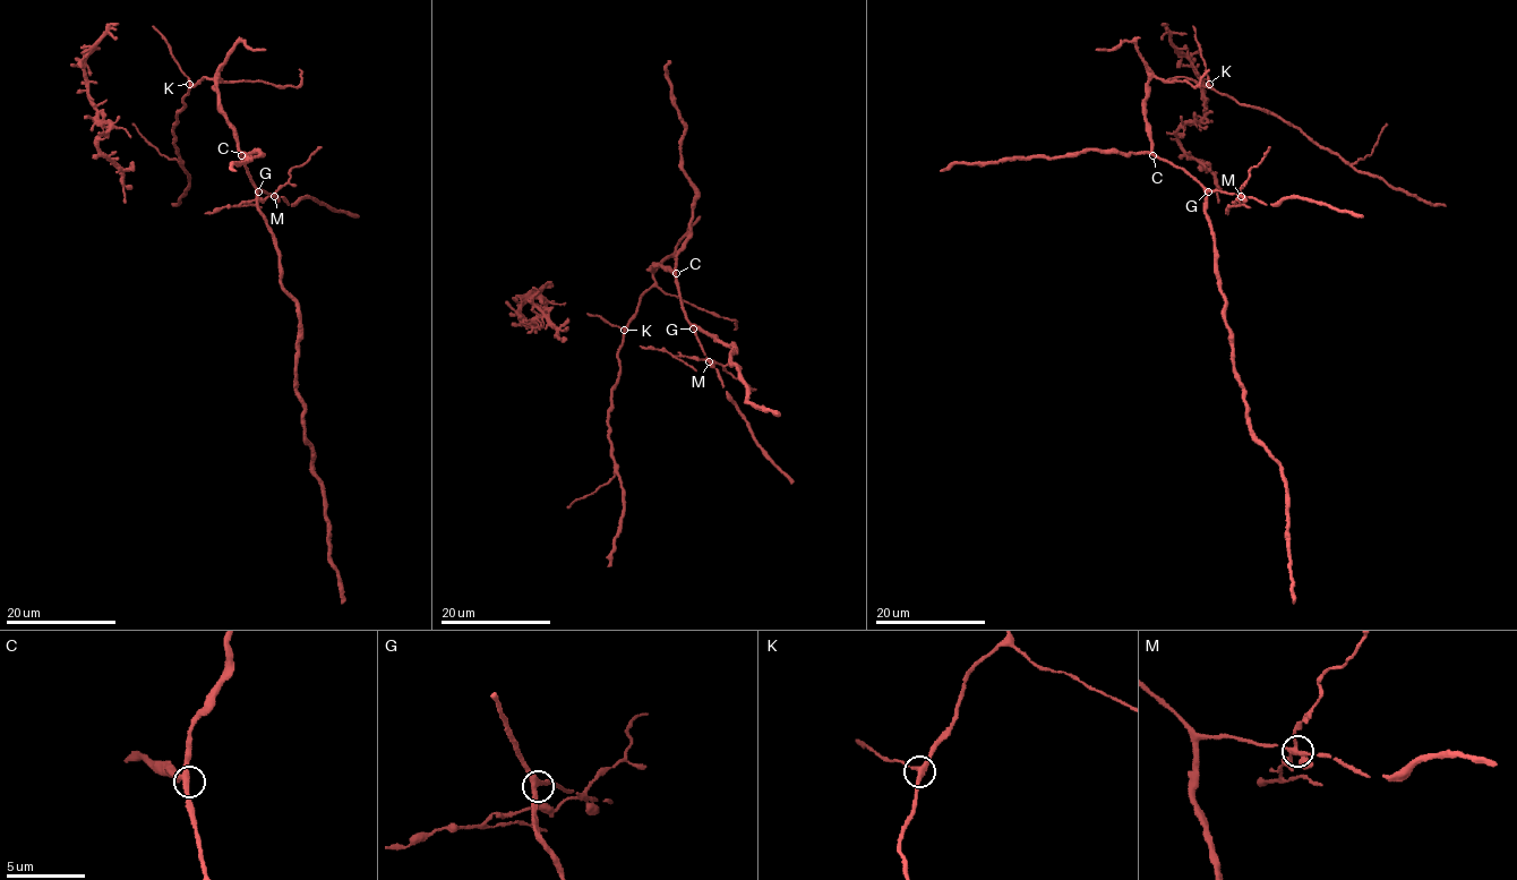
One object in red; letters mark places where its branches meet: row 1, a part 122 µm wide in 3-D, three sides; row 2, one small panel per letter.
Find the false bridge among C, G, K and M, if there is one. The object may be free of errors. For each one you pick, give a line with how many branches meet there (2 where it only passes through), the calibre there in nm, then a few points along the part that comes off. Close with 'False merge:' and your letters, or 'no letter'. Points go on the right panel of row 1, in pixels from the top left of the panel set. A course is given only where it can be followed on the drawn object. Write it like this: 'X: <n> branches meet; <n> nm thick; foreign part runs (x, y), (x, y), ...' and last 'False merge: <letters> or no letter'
M: 3 branches meet; 320 nm thick; foreign part runs (1241, 196), (1249, 171), (1259, 164), (1268, 146)
False merge: M

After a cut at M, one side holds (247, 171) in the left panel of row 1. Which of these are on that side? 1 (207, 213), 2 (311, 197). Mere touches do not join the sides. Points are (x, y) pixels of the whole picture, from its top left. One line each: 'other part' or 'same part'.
1: other part
2: same part

